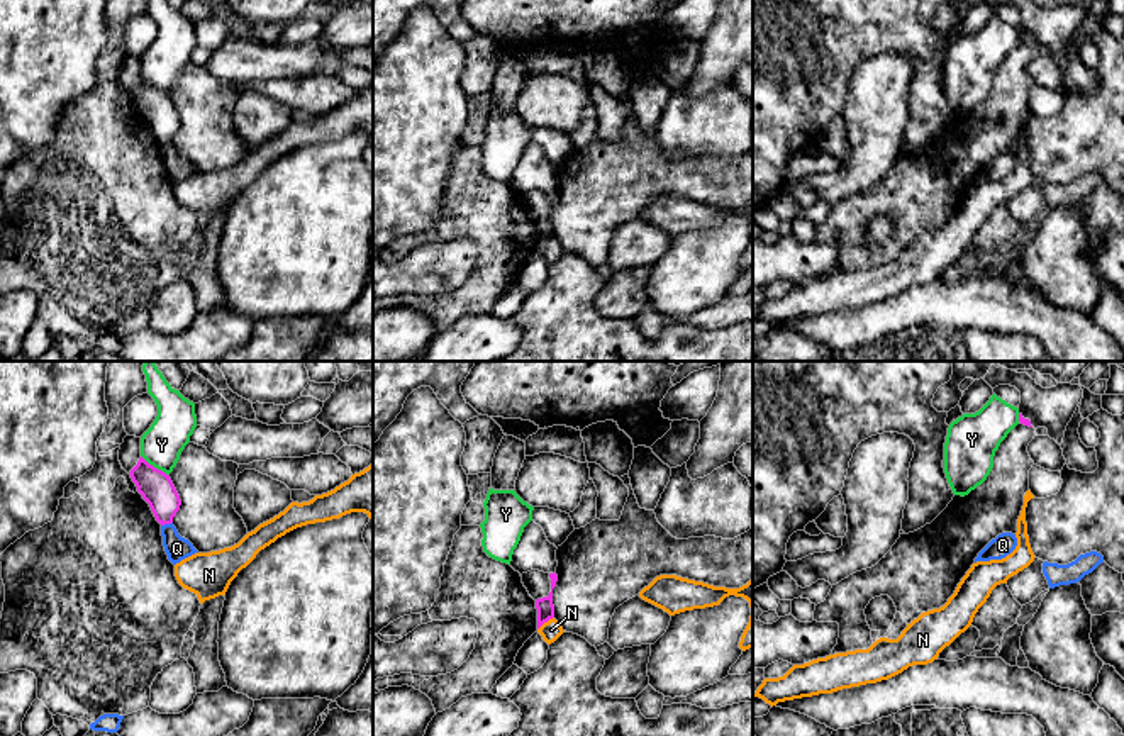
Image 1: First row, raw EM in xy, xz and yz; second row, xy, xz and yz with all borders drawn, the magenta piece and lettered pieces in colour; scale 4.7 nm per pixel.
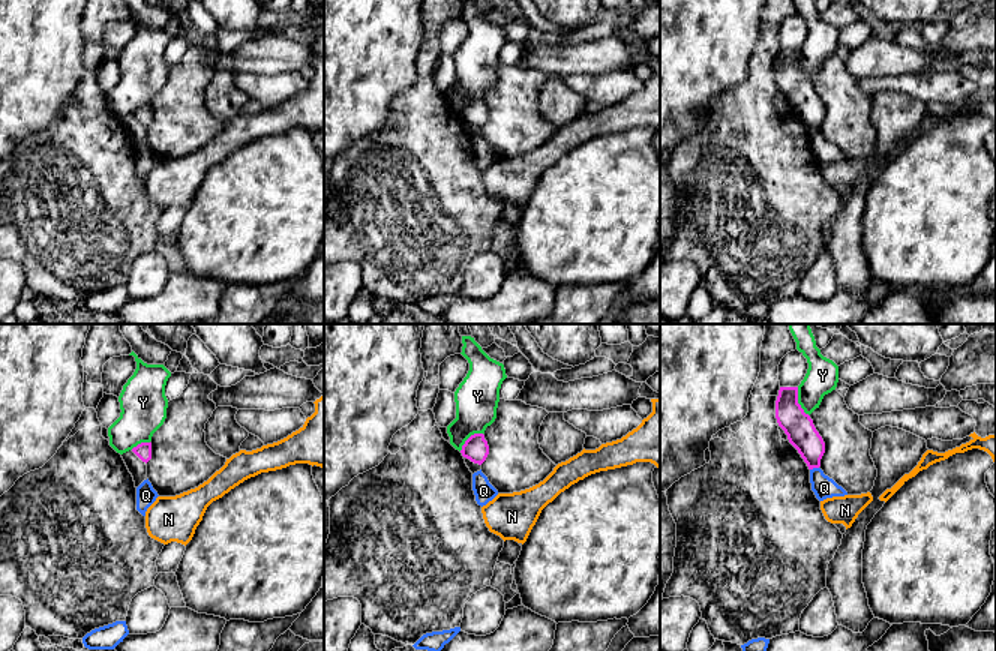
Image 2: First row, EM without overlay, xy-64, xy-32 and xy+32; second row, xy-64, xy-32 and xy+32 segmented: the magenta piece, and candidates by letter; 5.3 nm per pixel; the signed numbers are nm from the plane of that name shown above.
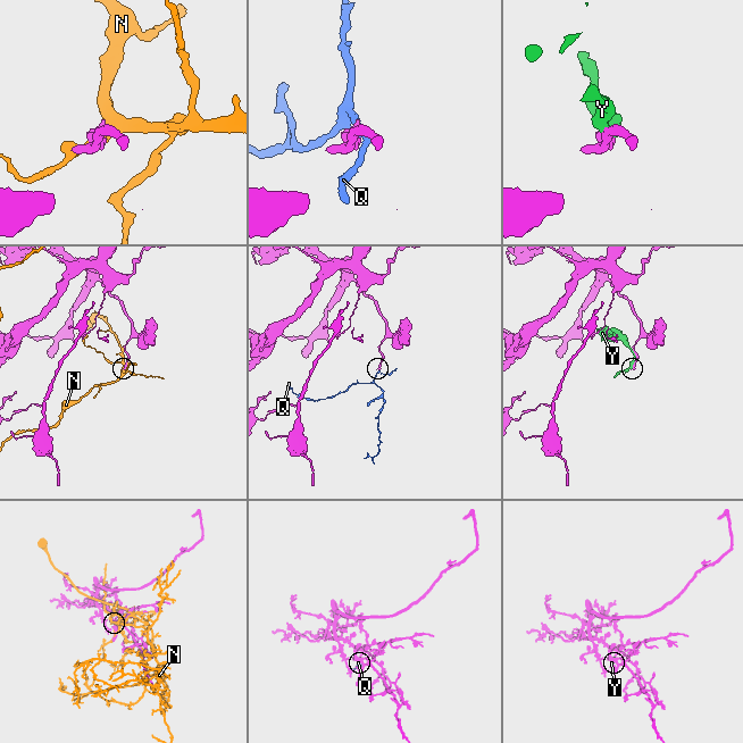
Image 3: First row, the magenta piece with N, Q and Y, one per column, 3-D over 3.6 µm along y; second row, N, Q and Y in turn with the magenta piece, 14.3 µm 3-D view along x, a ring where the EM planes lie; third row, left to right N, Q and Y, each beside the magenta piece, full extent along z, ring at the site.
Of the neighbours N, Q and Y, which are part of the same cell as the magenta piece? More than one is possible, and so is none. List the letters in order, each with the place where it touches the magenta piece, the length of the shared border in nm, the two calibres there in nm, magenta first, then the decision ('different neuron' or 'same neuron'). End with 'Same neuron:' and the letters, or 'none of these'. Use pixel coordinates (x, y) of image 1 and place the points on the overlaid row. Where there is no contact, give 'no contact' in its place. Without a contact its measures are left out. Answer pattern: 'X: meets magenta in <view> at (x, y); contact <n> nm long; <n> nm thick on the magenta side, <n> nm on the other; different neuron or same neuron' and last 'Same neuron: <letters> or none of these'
N: meets magenta in xz at (545, 621); contact 100 nm long; 80 nm thick on the magenta side, 90 nm on the other; different neuron
Q: meets magenta in xy at (166, 523); contact 60 nm long; 160 nm thick on the magenta side, 120 nm on the other; different neuron
Y: meets magenta in xy at (153, 467); contact 170 nm long; 160 nm thick on the magenta side, 200 nm on the other; different neuron
Same neuron: none of these

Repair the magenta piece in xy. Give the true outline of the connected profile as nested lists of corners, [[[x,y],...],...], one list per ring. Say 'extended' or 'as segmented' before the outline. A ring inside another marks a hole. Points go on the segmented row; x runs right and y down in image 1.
as segmented; [[[142,456],[129,475],[137,492],[149,504],[156,521],[161,526],[171,524],[181,500],[170,475],[149,465]]]

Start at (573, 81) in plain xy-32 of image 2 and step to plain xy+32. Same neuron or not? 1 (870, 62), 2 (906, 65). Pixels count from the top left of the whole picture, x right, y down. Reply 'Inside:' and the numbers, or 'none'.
Inside: none

